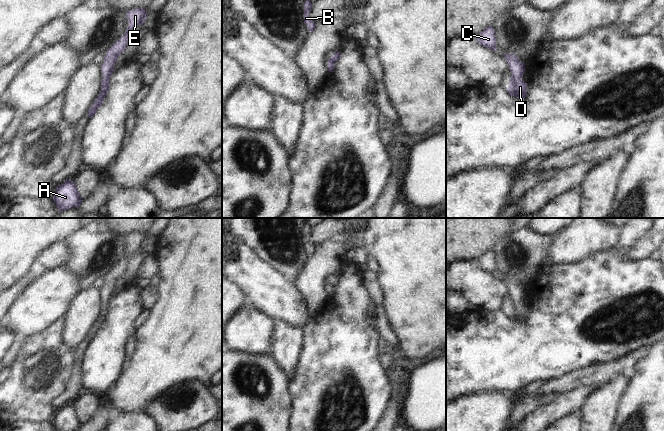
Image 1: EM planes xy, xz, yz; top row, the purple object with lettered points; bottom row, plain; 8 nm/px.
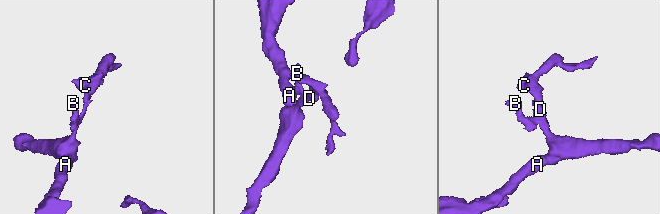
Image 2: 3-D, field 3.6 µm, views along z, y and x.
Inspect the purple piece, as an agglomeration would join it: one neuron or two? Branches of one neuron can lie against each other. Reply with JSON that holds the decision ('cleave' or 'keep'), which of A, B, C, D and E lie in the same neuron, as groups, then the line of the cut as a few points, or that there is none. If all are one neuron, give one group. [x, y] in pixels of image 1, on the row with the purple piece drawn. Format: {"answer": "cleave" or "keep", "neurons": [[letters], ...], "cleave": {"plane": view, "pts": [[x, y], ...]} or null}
{"answer": "keep", "neurons": [["A", "B", "C", "D", "E"]], "cleave": null}

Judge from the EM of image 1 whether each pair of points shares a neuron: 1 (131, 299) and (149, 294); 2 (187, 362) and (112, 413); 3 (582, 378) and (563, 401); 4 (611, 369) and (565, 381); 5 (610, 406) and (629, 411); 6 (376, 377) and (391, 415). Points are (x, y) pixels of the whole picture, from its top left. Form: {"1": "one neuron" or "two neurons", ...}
{"1": "two neurons", "2": "two neurons", "3": "two neurons", "4": "one neuron", "5": "two neurons", "6": "two neurons"}

